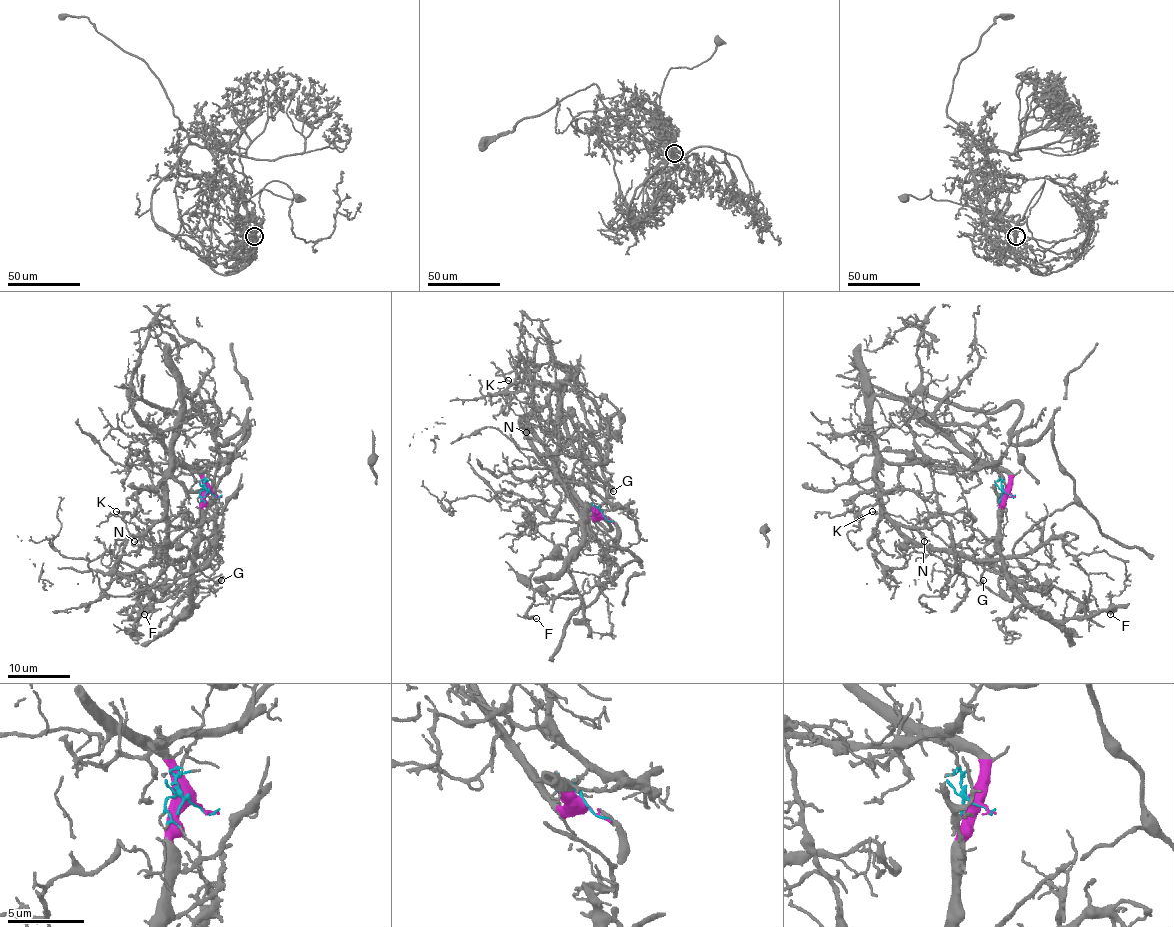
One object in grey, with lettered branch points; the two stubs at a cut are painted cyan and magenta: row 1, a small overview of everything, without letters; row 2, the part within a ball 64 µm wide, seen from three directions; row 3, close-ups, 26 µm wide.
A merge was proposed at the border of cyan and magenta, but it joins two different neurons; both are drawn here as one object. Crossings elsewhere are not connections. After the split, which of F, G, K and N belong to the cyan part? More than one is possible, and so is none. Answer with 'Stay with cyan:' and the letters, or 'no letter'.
Stay with cyan: K, N

